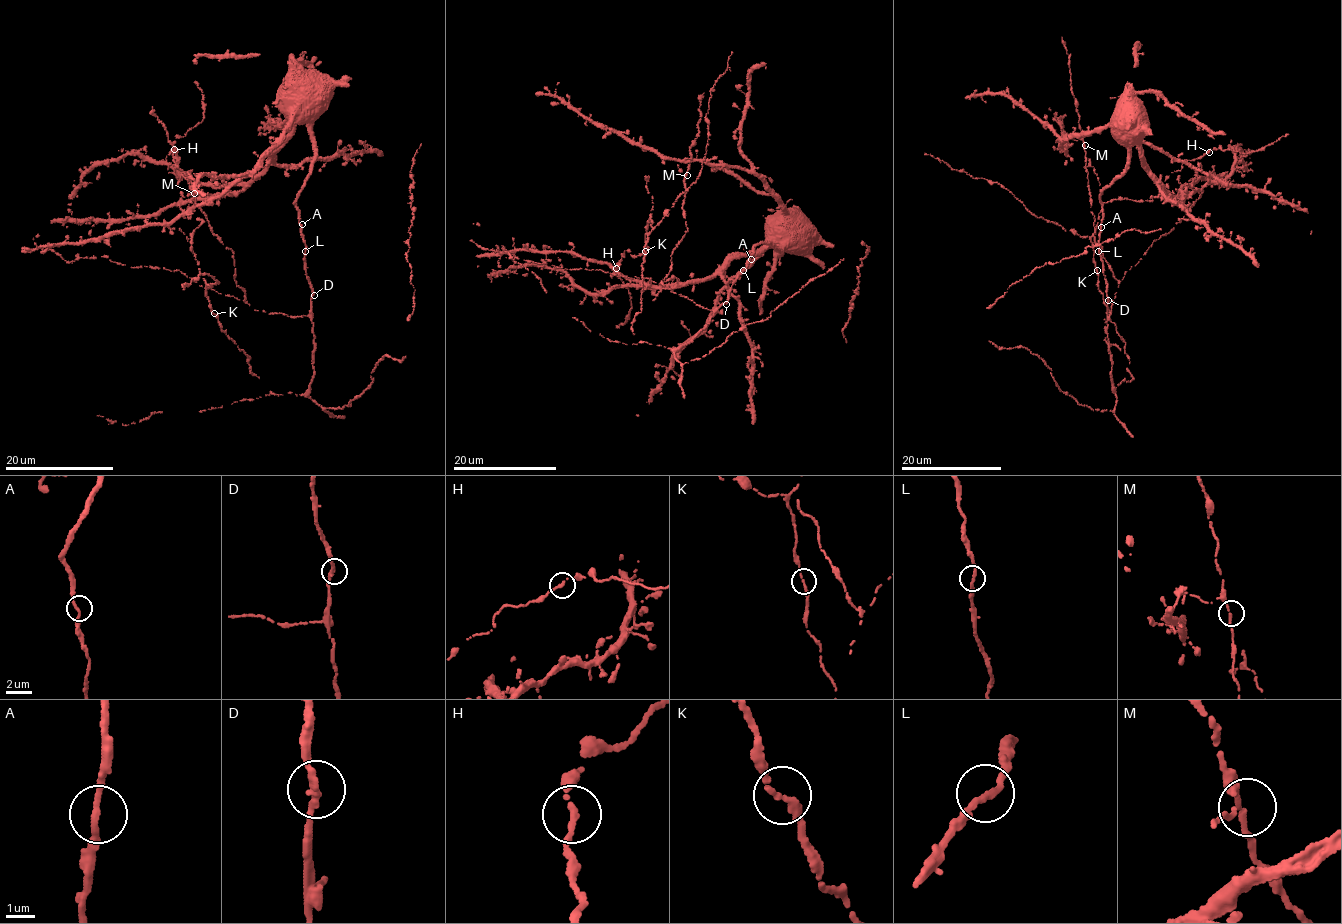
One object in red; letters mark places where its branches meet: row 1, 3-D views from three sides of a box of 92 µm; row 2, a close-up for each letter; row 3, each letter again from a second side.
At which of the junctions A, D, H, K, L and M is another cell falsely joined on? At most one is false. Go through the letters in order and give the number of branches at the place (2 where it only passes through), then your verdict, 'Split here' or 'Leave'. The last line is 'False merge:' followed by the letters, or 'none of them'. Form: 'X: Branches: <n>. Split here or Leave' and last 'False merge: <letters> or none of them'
A: Branches: 2. Leave
D: Branches: 2. Leave
H: Branches: 2. Leave
K: Branches: 2. Leave
L: Branches: 2. Leave
M: Branches: 2. Leave
False merge: none of them

